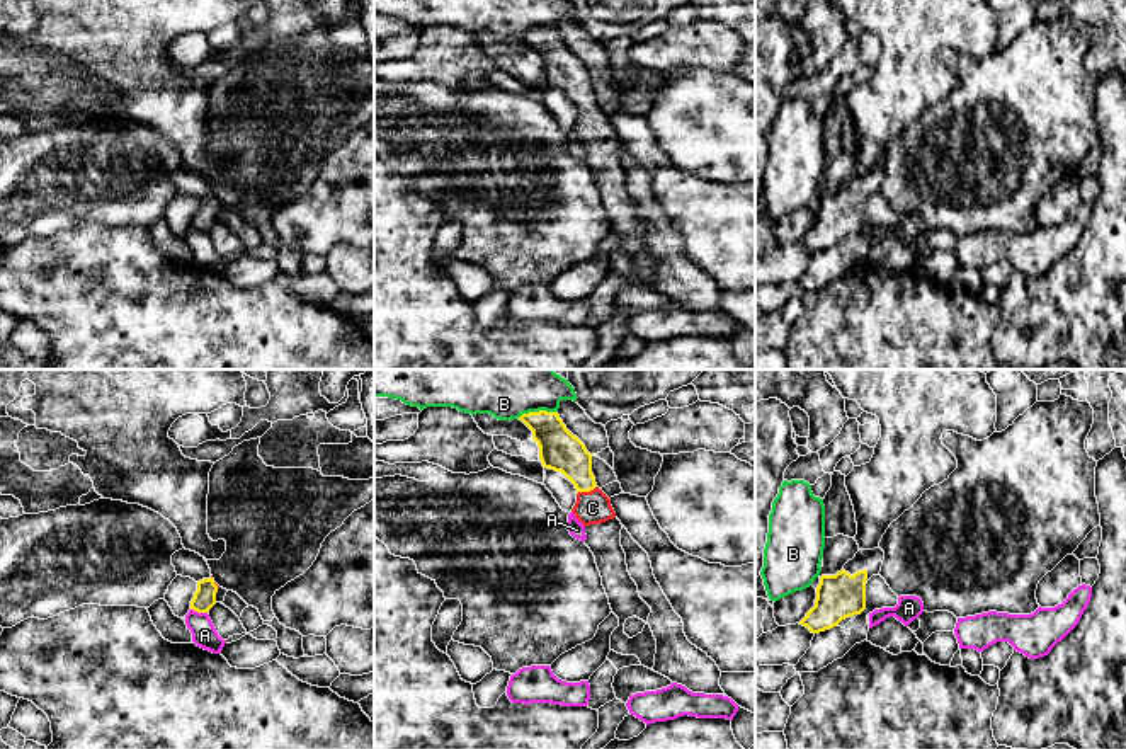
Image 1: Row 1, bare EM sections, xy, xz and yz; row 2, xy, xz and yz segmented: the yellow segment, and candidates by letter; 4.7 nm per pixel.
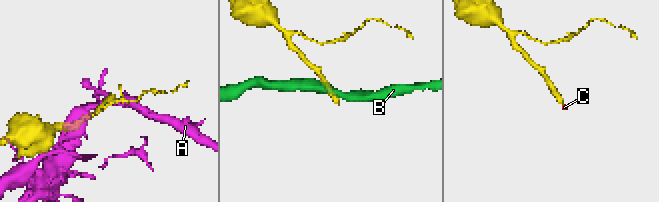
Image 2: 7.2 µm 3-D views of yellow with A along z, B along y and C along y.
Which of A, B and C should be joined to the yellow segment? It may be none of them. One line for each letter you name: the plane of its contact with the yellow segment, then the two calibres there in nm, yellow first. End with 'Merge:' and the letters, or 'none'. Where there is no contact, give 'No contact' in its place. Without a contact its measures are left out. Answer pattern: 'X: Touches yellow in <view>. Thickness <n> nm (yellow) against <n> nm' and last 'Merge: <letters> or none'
C: Touches yellow in xz. Thickness 190 nm (yellow) against 160 nm
Merge: C

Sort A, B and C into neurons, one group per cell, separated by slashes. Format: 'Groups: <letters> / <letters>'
Groups: A / B / C

